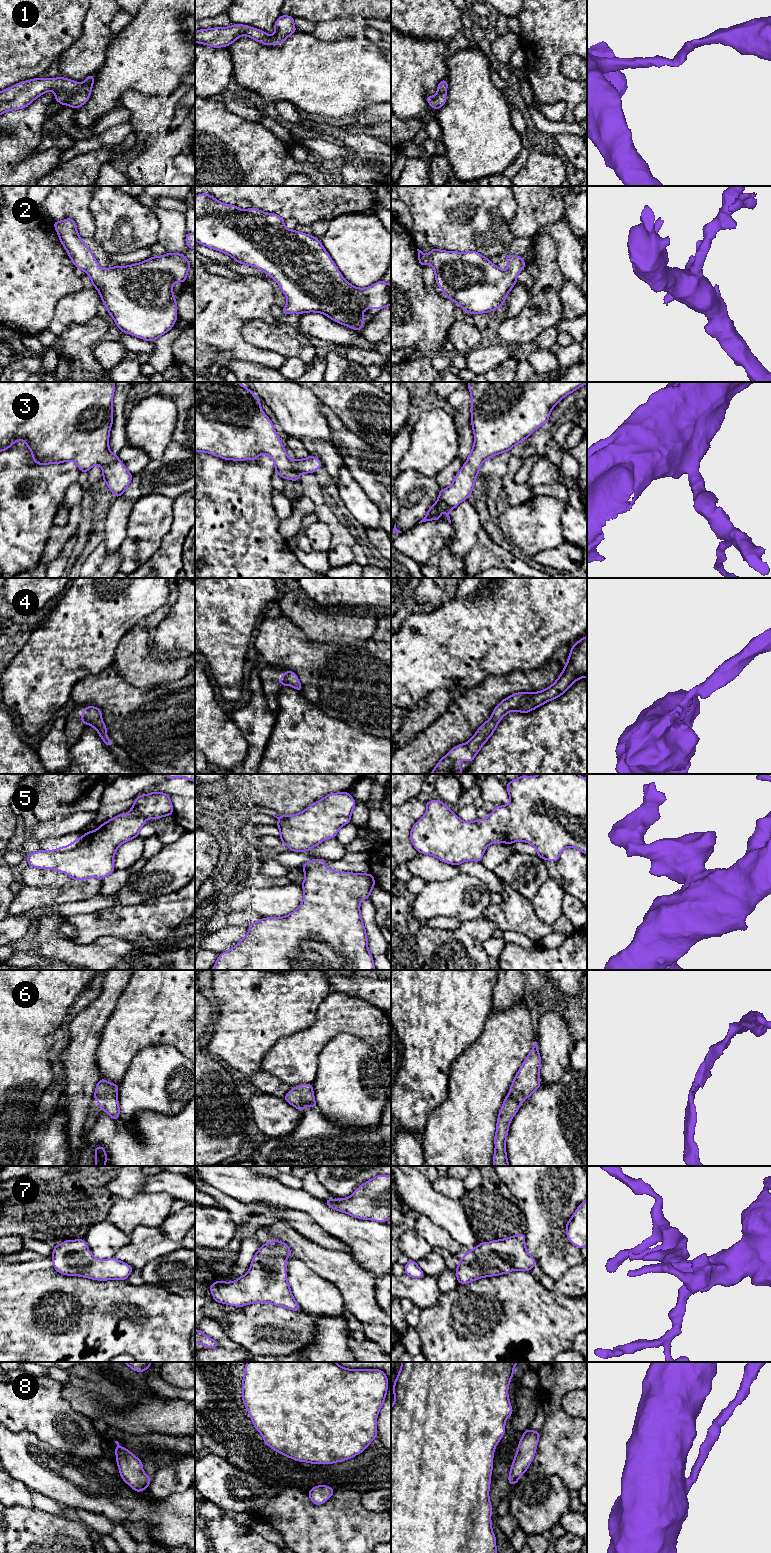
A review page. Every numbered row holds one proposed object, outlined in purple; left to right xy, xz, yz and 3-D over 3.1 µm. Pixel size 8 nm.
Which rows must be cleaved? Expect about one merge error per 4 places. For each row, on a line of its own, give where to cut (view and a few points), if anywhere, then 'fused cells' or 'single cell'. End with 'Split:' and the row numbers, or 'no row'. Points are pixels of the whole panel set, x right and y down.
1: no cut | single cell
2: no cut | single cell
3: no cut | single cell
4: no cut | single cell
5: no cut | single cell
6: no cut | single cell
7: no cut | single cell
8: no cut | single cell
Split: no row

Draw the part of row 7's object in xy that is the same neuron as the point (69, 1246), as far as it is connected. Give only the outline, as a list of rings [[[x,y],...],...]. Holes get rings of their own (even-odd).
[[[84,1239],[66,1240],[54,1246],[51,1259],[54,1269],[60,1274],[80,1276],[99,1281],[127,1280],[129,1274],[134,1270],[132,1266],[114,1257],[110,1259],[96,1258],[90,1253],[88,1244]]]

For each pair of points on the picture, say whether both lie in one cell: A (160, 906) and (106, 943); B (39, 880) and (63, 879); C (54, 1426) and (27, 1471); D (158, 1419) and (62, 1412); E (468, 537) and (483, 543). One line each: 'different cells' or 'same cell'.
A: different cells
B: same cell
C: different cells
D: different cells
E: different cells

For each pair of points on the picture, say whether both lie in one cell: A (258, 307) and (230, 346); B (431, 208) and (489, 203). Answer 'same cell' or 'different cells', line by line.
A: same cell
B: same cell

